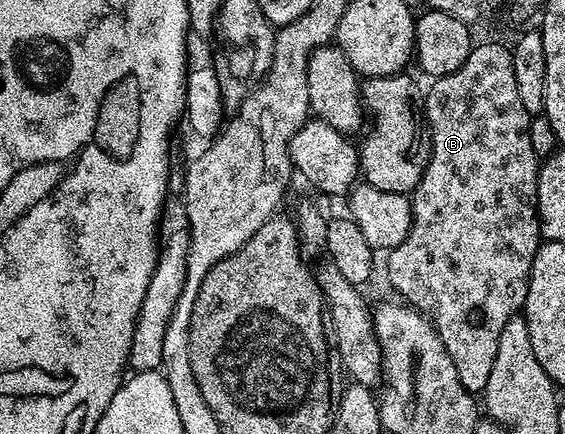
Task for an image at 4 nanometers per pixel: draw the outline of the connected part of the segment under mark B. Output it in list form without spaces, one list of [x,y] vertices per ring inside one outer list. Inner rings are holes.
[[[489,41],[486,45],[481,43],[474,44],[473,49],[467,55],[467,63],[463,63],[463,67],[459,67],[459,71],[451,71],[451,75],[443,75],[436,78],[432,82],[430,89],[426,88],[423,93],[423,108],[425,110],[425,124],[429,127],[429,162],[423,173],[423,179],[419,179],[416,189],[411,194],[413,202],[413,222],[411,223],[411,231],[407,235],[407,239],[403,239],[403,243],[399,243],[399,247],[388,250],[387,257],[389,262],[386,263],[385,269],[389,272],[389,281],[393,284],[393,289],[398,293],[396,296],[402,302],[408,303],[417,312],[425,314],[433,323],[434,329],[437,330],[439,339],[443,339],[443,347],[447,347],[447,355],[451,355],[451,363],[455,363],[455,371],[459,375],[459,381],[463,383],[463,387],[469,393],[474,395],[484,394],[487,387],[487,378],[491,375],[491,363],[495,363],[495,351],[499,351],[499,335],[503,331],[503,327],[507,327],[507,323],[512,317],[518,316],[525,308],[525,300],[527,299],[527,287],[531,279],[531,267],[533,260],[537,254],[537,249],[543,243],[541,236],[541,228],[539,227],[539,219],[537,218],[537,170],[539,168],[539,159],[535,155],[535,147],[531,147],[531,135],[529,134],[529,123],[531,114],[527,111],[527,107],[523,107],[523,102],[519,99],[519,90],[515,84],[515,67],[511,67],[511,59],[513,58],[513,50],[508,44],[500,45],[497,41]]]

